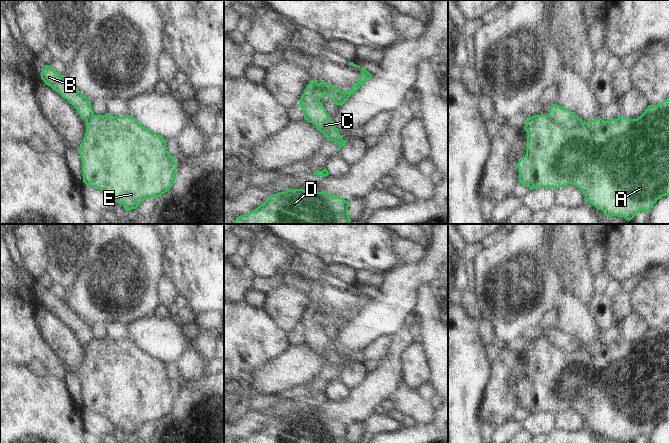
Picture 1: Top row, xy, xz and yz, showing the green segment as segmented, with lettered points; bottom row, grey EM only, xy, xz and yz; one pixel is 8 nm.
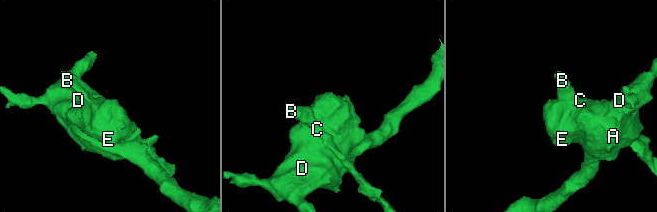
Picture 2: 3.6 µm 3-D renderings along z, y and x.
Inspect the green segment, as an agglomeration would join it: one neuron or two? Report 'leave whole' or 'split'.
split

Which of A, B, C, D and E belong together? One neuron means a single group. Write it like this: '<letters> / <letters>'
A D E / B C

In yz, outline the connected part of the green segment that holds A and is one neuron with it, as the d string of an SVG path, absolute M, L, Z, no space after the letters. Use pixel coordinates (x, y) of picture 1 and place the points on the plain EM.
M669 321L658 329L649 329L637 343L628 343L620 339L617 343L605 345L597 342L576 351L567 351L554 347L547 339L534 339L526 343L524 353L527 356L527 372L525 380L516 388L519 394L519 407L527 409L530 414L538 411L558 413L571 408L577 410L585 419L585 425L601 434L606 440L618 440L633 443L641 435L649 436L652 430L663 420L669 419Z

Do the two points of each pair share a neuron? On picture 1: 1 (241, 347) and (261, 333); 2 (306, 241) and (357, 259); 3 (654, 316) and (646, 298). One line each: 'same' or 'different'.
1: same
2: same
3: same

